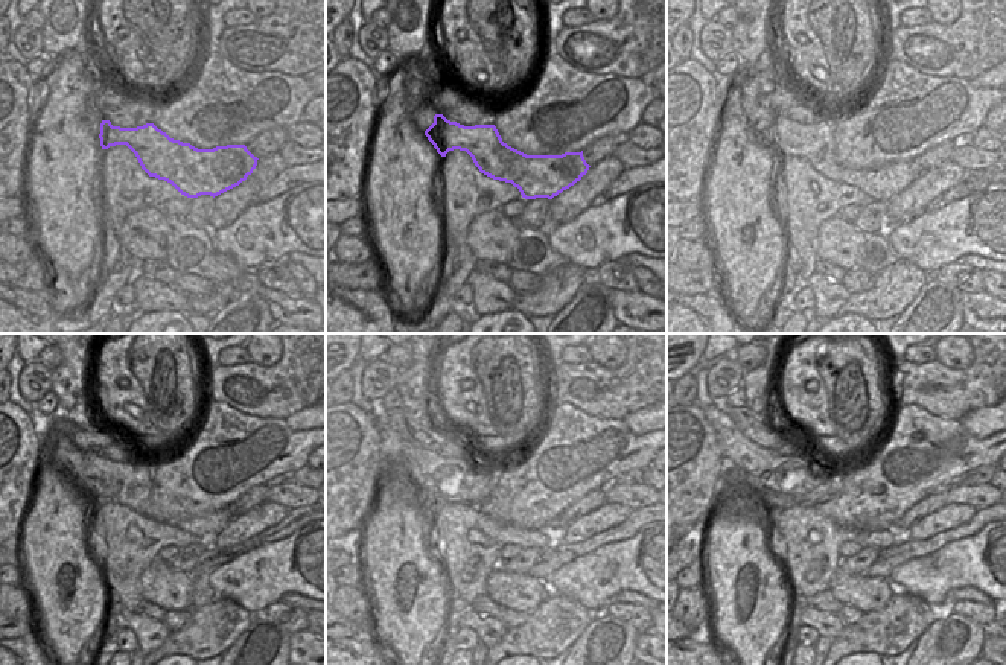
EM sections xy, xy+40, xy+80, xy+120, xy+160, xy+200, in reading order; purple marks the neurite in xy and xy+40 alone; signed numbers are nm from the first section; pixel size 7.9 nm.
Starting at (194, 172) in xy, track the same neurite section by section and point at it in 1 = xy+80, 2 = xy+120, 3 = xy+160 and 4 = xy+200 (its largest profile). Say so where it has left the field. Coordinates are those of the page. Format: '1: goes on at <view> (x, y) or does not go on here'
1: goes on at xy+80 (786, 137)
2: goes on at xy+120 (128, 483)
3: goes on at xy+160 (451, 478)
4: goes on at xy+200 (790, 474)

